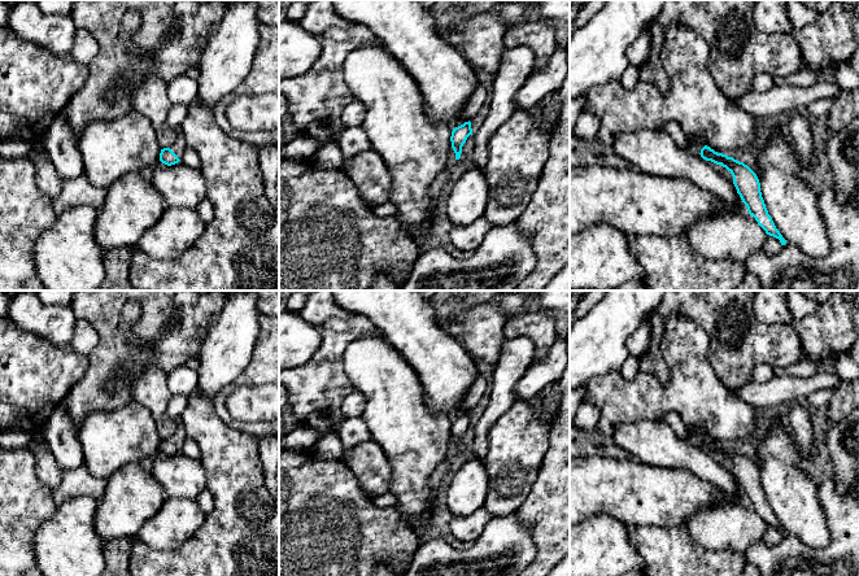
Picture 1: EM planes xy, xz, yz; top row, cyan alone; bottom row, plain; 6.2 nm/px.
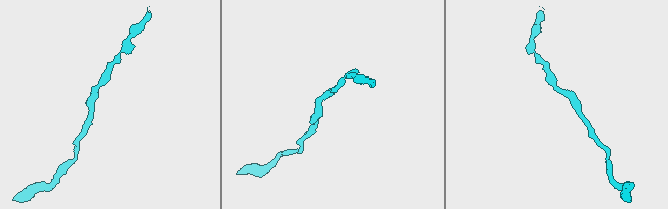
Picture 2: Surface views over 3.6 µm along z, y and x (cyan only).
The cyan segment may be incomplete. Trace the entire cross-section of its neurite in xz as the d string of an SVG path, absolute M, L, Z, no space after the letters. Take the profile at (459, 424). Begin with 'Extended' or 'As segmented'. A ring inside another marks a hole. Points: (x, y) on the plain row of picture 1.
As segmented. M470 411L453 419L450 432L452 432L452 438L455 444L455 450L461 449L462 437L470 426L472 426L472 419L471 419Z

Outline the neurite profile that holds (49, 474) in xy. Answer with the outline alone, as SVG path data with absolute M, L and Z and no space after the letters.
M49 446L36 454L35 472L39 481L51 490L61 484L65 474L65 471L58 466Z

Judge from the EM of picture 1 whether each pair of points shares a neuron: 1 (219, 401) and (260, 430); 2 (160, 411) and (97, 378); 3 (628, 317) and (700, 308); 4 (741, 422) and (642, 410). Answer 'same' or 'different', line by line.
1: same
2: different
3: different
4: same

